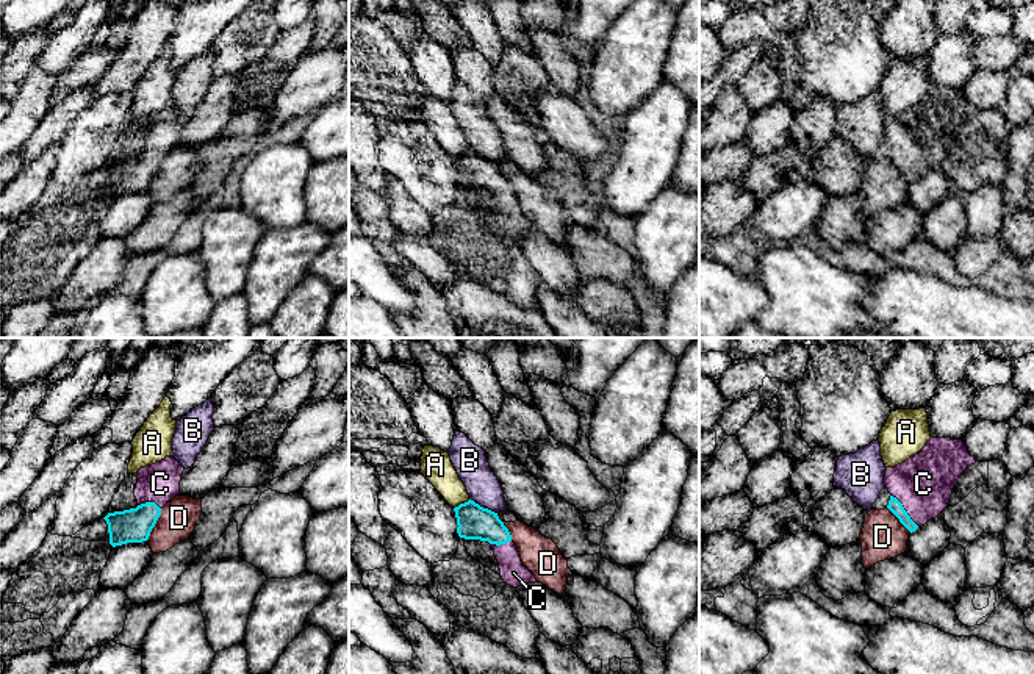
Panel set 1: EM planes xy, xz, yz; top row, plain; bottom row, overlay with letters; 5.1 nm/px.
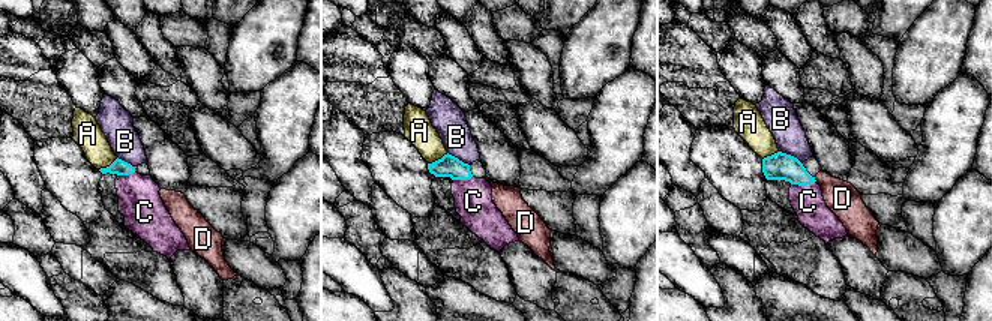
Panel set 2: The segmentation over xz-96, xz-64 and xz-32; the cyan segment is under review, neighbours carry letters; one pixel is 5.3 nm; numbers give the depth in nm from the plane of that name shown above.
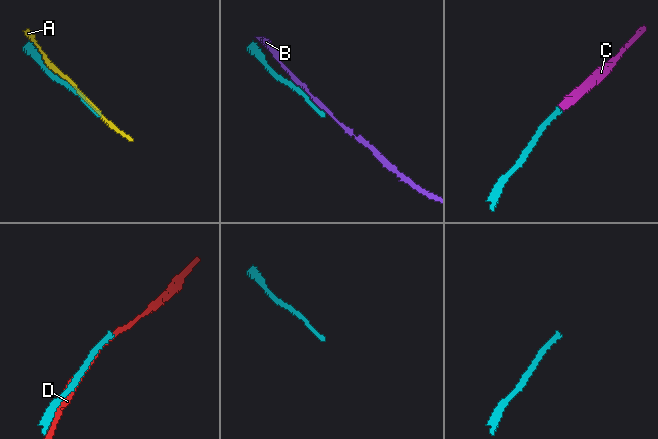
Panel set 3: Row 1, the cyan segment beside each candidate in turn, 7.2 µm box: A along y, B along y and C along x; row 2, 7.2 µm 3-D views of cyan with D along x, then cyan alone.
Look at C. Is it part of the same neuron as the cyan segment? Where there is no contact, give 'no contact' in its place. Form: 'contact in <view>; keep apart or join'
contact in yz; join

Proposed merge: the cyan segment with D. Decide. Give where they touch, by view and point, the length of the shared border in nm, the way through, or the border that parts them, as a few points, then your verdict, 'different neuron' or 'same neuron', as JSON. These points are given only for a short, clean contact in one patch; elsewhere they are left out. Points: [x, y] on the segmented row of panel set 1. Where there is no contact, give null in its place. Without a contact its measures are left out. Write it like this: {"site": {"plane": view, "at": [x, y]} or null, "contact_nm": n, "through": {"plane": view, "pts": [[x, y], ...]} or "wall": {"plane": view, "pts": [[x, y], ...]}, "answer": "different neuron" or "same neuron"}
{"site": {"plane": "xy", "at": [155, 523]}, "contact_nm": 190, "answer": "different neuron"}

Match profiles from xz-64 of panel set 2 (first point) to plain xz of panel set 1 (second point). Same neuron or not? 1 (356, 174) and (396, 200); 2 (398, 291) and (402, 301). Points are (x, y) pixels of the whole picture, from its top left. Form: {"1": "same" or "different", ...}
{"1": "different", "2": "different"}

